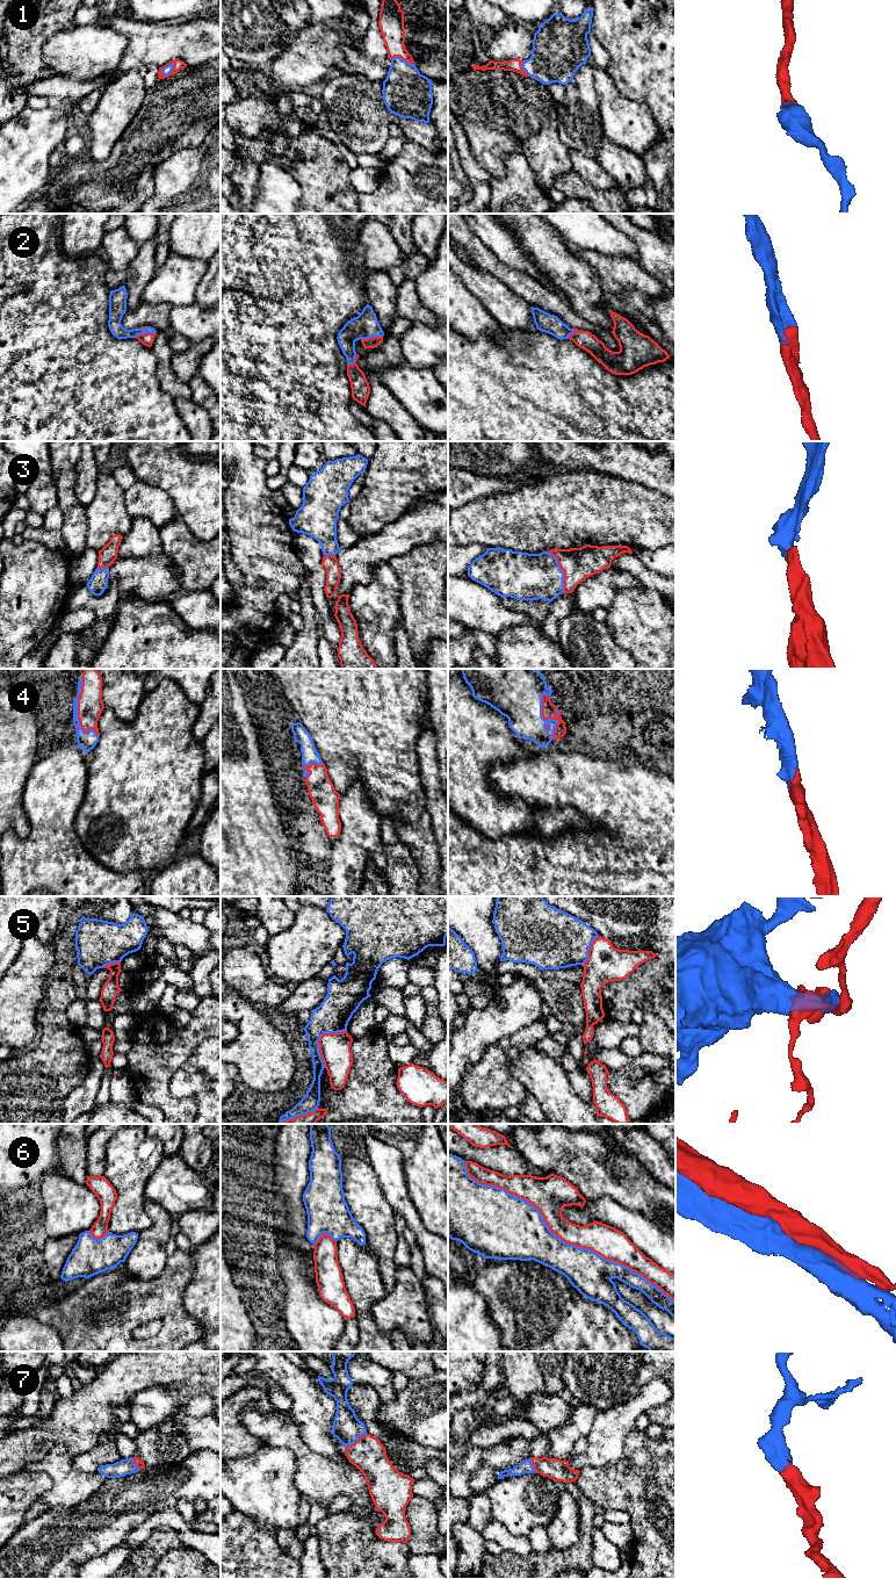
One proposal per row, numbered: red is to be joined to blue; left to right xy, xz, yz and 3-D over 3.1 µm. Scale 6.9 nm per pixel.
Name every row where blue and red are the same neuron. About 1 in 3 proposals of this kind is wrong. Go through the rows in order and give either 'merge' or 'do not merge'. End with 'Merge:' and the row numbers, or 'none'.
1: merge
2: merge
3: merge
4: merge
5: do not merge
6: do not merge
7: merge
Merge: 1, 2, 3, 4, 7

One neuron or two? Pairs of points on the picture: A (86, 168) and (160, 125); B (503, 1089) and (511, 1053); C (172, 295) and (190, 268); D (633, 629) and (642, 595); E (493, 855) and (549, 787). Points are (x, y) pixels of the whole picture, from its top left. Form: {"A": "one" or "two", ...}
{"A": "one", "B": "one", "C": "one", "D": "one", "E": "one"}

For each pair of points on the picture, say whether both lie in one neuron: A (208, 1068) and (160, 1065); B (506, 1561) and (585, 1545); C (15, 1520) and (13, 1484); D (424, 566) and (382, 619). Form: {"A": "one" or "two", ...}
{"A": "two", "B": "one", "C": "one", "D": "two"}

